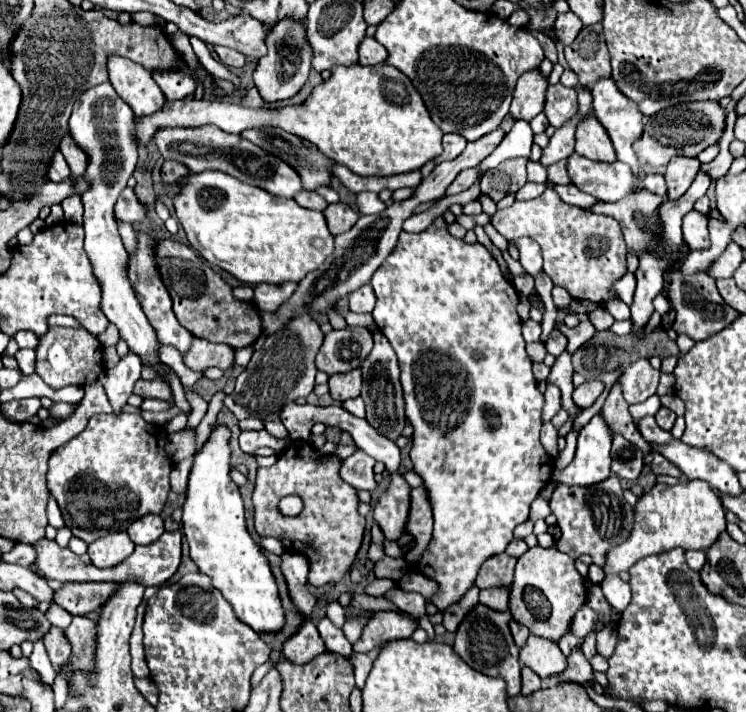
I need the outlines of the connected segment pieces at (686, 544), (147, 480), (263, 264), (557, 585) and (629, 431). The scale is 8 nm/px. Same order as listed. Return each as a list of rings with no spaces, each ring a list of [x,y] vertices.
[[[690,480],[690,482],[678,482],[676,486],[656,484],[648,494],[644,494],[638,500],[634,508],[632,534],[628,542],[608,552],[604,572],[620,574],[628,570],[640,558],[650,556],[650,554],[660,554],[672,548],[708,550],[724,530],[726,530],[724,506],[706,482]]]
[[[94,414],[88,422],[88,426],[76,436],[72,438],[68,444],[56,448],[48,460],[48,490],[54,494],[54,498],[58,500],[58,506],[62,510],[62,518],[66,522],[66,526],[72,530],[72,534],[80,540],[84,540],[86,544],[92,544],[94,540],[102,538],[104,534],[110,534],[110,532],[122,532],[126,530],[132,522],[136,522],[138,518],[142,518],[144,514],[160,514],[160,510],[164,508],[164,502],[168,498],[168,492],[170,492],[170,480],[168,480],[168,474],[172,470],[172,462],[168,458],[168,454],[164,452],[164,444],[166,444],[166,430],[160,428],[160,426],[152,426],[148,422],[142,420],[140,414]]]
[[[190,172],[184,180],[180,180],[180,190],[172,202],[190,246],[198,250],[204,260],[230,272],[234,278],[246,284],[282,284],[288,280],[300,282],[308,272],[316,270],[316,266],[320,266],[328,254],[332,254],[334,238],[326,228],[326,218],[322,212],[302,208],[292,198],[282,198],[280,202],[266,190],[240,182],[224,172]]]
[[[536,546],[518,558],[510,586],[510,614],[534,636],[558,642],[564,634],[570,632],[572,618],[584,606],[586,594],[588,588],[584,578],[574,568],[574,558],[568,558],[556,548]]]
[[[614,384],[610,396],[606,398],[606,404],[604,404],[600,416],[602,416],[604,422],[608,424],[612,436],[620,434],[620,436],[624,436],[628,442],[640,446],[640,450],[644,450],[644,454],[650,452],[648,442],[646,442],[646,440],[642,438],[642,434],[636,430],[636,424],[634,424],[632,416],[628,414],[628,404],[624,402],[624,396],[620,394],[620,386]]]

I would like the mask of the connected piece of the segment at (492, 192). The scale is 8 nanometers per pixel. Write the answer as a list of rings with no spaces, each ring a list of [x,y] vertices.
[[[526,158],[504,160],[498,168],[488,170],[482,178],[482,194],[500,202],[506,194],[518,192],[526,184]]]

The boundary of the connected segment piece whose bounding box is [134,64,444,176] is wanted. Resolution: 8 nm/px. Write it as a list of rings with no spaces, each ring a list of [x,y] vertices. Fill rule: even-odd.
[[[354,64],[350,68],[338,66],[332,70],[330,80],[322,82],[312,90],[308,100],[300,106],[286,106],[278,110],[256,110],[246,108],[238,104],[230,104],[224,100],[166,100],[160,112],[154,112],[150,116],[138,116],[134,118],[136,130],[134,140],[138,146],[146,146],[154,134],[162,128],[198,128],[206,124],[214,124],[224,132],[230,134],[242,134],[250,128],[266,128],[266,126],[278,126],[290,134],[296,134],[308,142],[312,142],[320,152],[328,154],[334,162],[350,168],[358,176],[392,176],[392,174],[404,174],[422,168],[426,162],[434,160],[438,154],[442,154],[442,136],[444,132],[432,122],[420,94],[412,86],[406,74],[402,74],[398,68],[392,68],[390,64],[376,64],[376,66],[360,66]],[[394,100],[408,100],[408,104],[394,104]]]

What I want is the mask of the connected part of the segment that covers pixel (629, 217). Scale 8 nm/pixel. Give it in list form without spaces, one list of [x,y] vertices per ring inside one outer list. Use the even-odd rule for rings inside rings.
[[[640,186],[638,192],[620,202],[614,204],[596,202],[594,206],[590,206],[590,212],[614,216],[622,226],[628,252],[640,256],[644,252],[658,250],[660,246],[662,224],[658,218],[658,208],[662,206],[662,202],[664,198]]]

